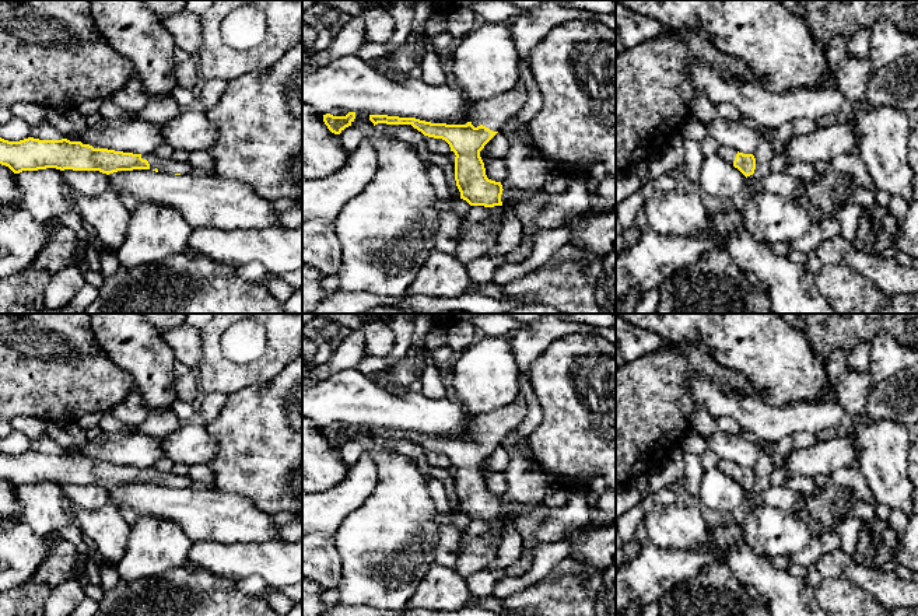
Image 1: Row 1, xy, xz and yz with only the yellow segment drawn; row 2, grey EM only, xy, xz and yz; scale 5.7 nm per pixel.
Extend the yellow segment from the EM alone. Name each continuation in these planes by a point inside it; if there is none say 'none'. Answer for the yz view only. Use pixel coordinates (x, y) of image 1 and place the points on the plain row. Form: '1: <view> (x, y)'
1: yz (724, 465)

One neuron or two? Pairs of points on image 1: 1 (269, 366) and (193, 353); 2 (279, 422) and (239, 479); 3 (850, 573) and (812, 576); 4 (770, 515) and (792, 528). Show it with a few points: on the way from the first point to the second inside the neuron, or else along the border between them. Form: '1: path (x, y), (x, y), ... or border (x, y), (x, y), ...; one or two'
1: border (199, 331), (202, 361), (196, 368); two
2: path (274, 437), (245, 465); one
3: path (840, 570), (822, 570); one
4: path (775, 521), (782, 528), (787, 528); one

